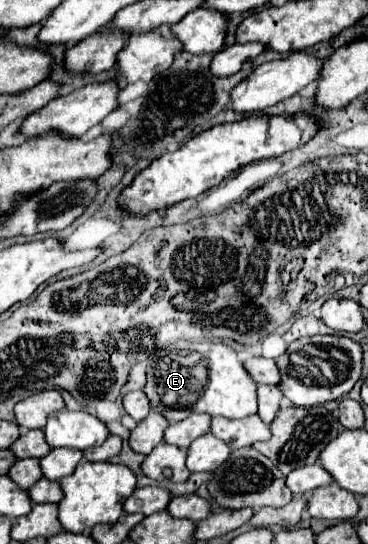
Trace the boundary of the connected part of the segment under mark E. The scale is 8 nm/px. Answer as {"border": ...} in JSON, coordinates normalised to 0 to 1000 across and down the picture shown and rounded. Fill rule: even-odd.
{"border":[[[519,631],[514,642],[541,645],[541,660],[514,664],[508,653],[486,653],[470,645],[448,645],[405,660],[399,671],[399,708],[394,722],[416,744],[416,752],[454,763],[465,774],[503,770],[519,759],[568,759],[606,763],[617,770],[655,770],[666,763],[698,759],[698,704],[666,682],[666,671],[644,660],[644,645],[617,634],[617,653],[601,631]],[[557,660],[568,675],[557,675]],[[568,678],[568,686],[563,686]],[[552,686],[552,693],[546,693]]]}

